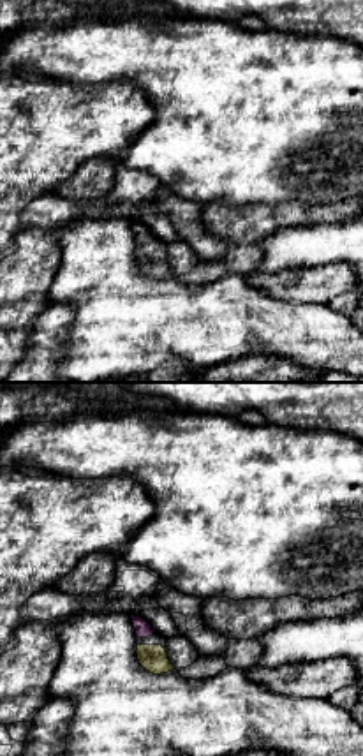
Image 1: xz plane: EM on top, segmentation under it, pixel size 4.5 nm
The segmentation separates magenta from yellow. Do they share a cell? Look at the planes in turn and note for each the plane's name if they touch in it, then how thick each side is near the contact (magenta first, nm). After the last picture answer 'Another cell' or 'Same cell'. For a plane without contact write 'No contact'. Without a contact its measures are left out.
No contact

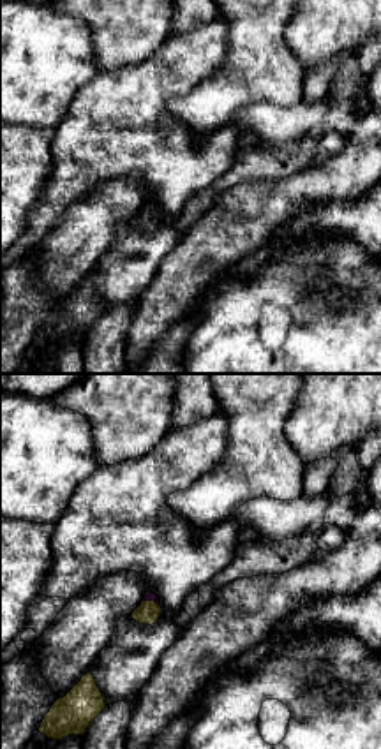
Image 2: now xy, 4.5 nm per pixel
Touches magenta in xy. Thickness 50 nm (magenta) against 110 nm

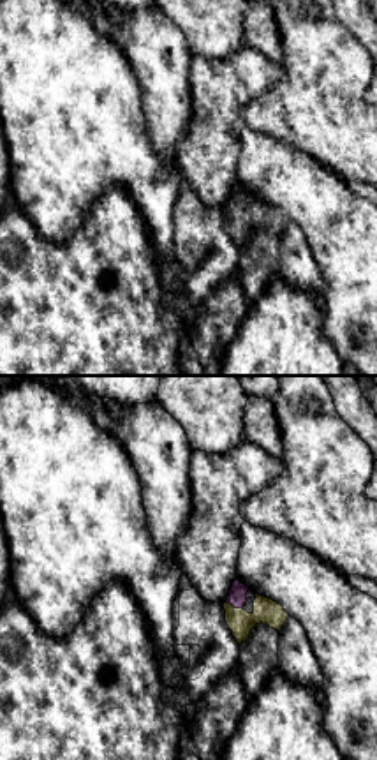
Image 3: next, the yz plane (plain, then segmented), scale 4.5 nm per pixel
Touches magenta in yz. Thickness 80 nm (magenta) against 120 nm

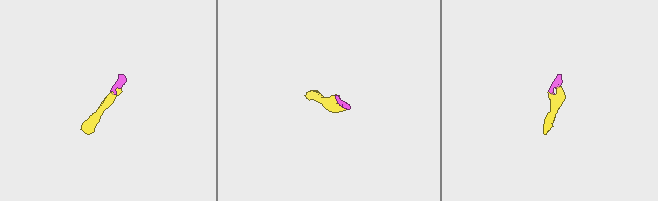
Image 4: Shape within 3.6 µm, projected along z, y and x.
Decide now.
Same cell

